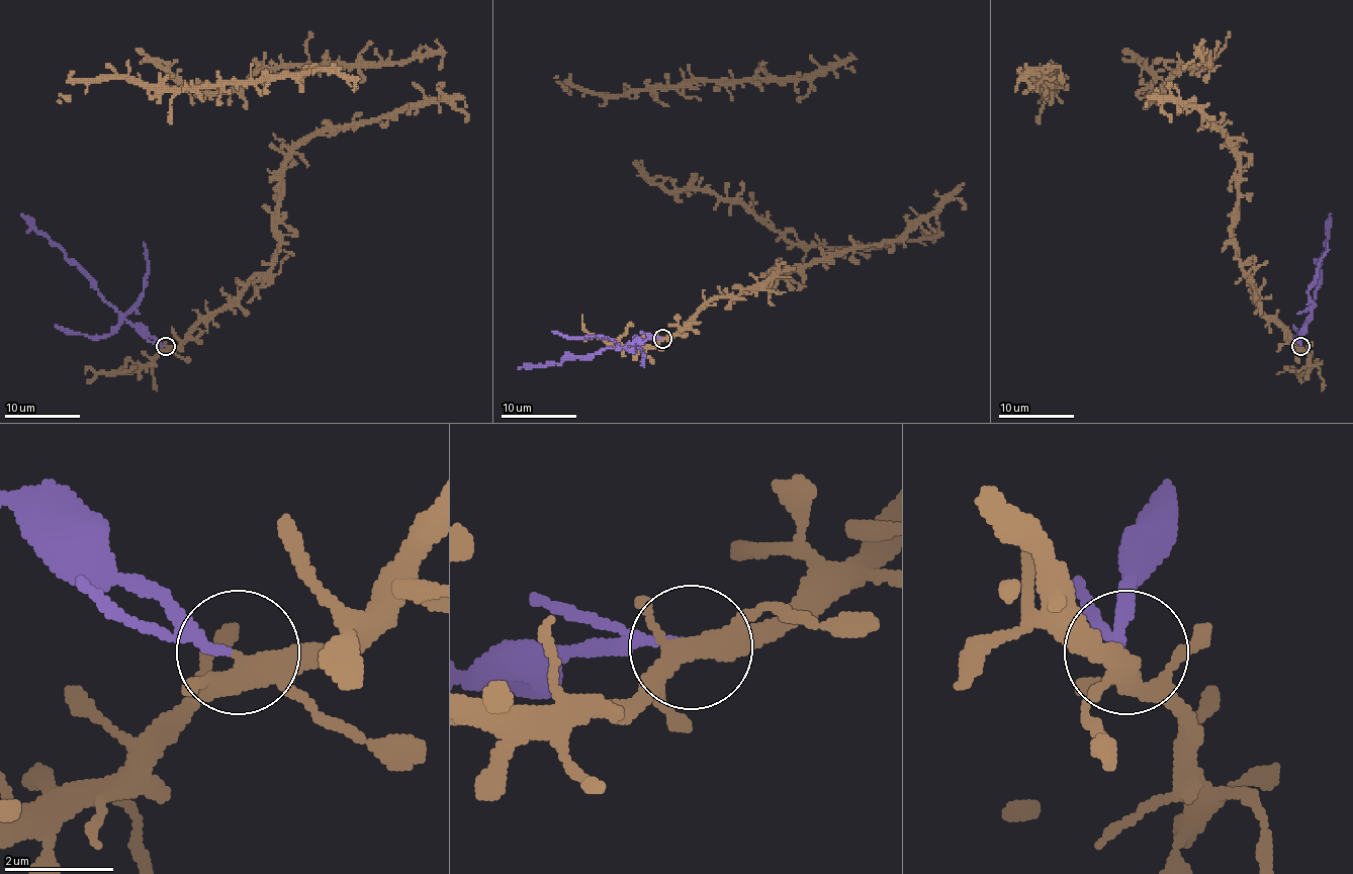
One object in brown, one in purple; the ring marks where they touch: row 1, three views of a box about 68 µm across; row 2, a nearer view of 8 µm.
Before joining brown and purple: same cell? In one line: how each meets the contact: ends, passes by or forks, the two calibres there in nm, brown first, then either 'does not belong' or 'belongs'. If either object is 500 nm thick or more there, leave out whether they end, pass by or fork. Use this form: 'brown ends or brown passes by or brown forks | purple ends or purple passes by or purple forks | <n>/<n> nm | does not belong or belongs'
brown forks | purple passes by | 320/110 nm | does not belong

